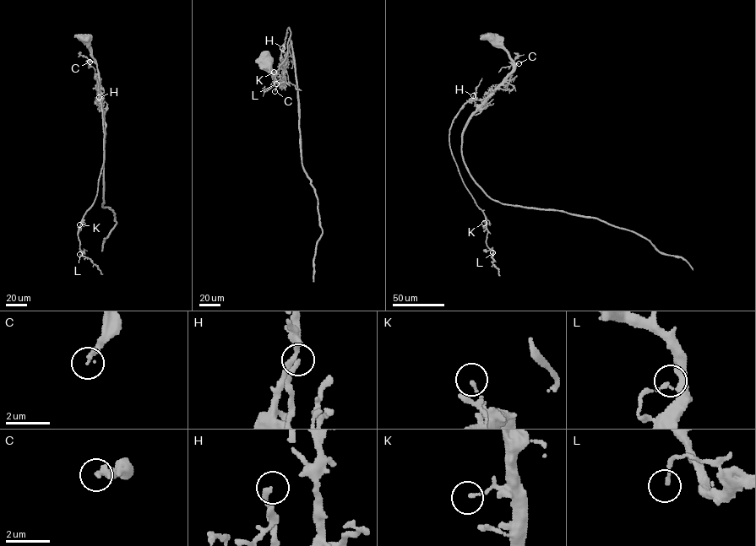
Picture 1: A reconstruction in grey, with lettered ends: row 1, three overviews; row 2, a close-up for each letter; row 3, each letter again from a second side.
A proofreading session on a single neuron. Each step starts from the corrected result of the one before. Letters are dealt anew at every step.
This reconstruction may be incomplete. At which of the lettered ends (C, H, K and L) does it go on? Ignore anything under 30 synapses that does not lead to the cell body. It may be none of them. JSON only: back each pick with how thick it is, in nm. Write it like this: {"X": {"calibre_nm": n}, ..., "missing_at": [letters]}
{"C": {"calibre_nm": 170}, "missing_at": ["C"]}

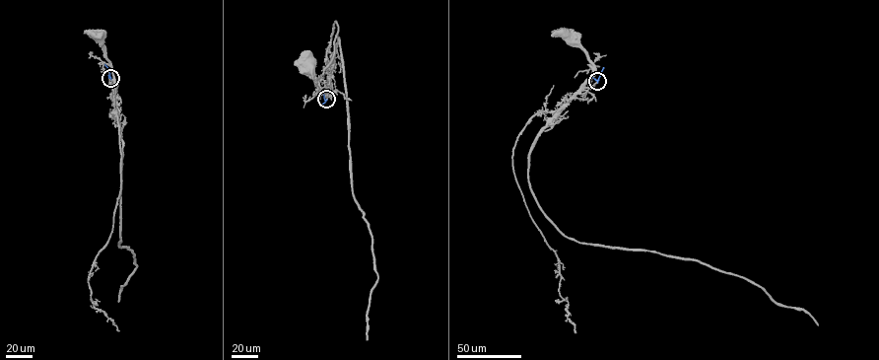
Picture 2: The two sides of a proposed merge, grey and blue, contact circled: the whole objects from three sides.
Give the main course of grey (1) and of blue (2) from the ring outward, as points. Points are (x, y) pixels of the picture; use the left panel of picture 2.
1: (111, 78), (113, 85), (110, 62), (102, 46), (102, 36), (99, 32), (98, 35)
2: (111, 78), (104, 64)

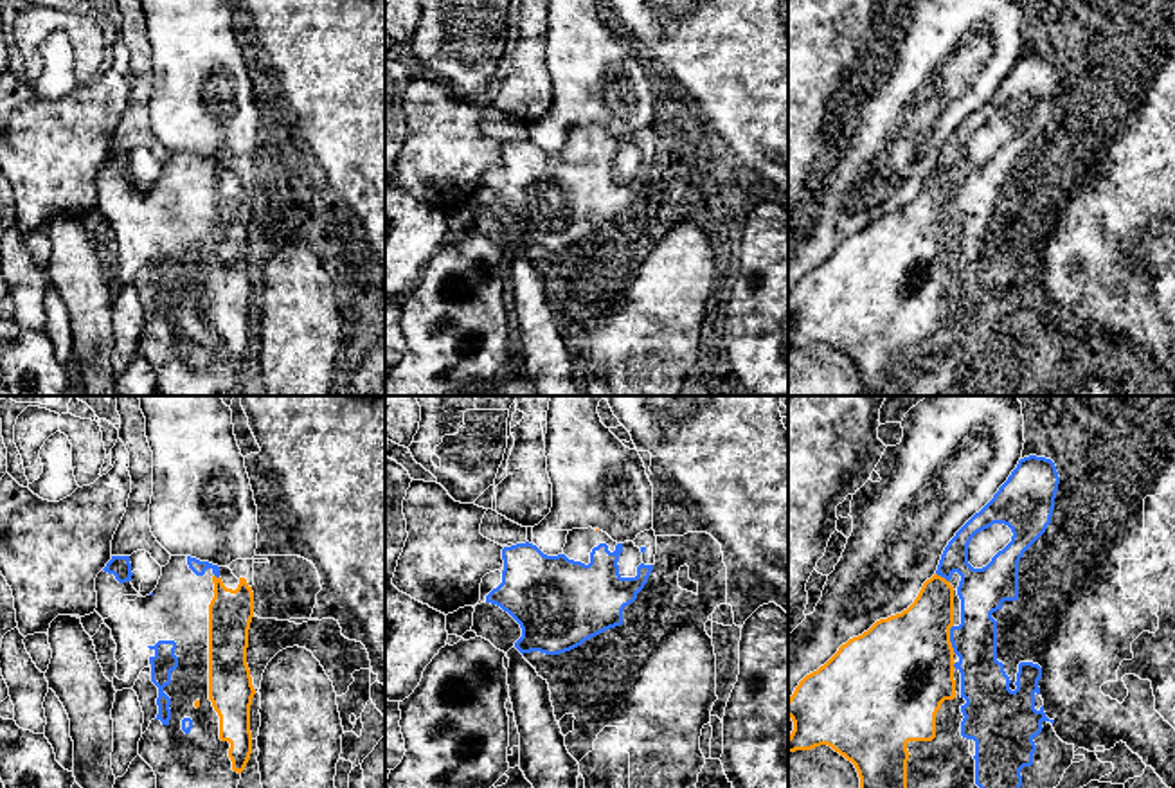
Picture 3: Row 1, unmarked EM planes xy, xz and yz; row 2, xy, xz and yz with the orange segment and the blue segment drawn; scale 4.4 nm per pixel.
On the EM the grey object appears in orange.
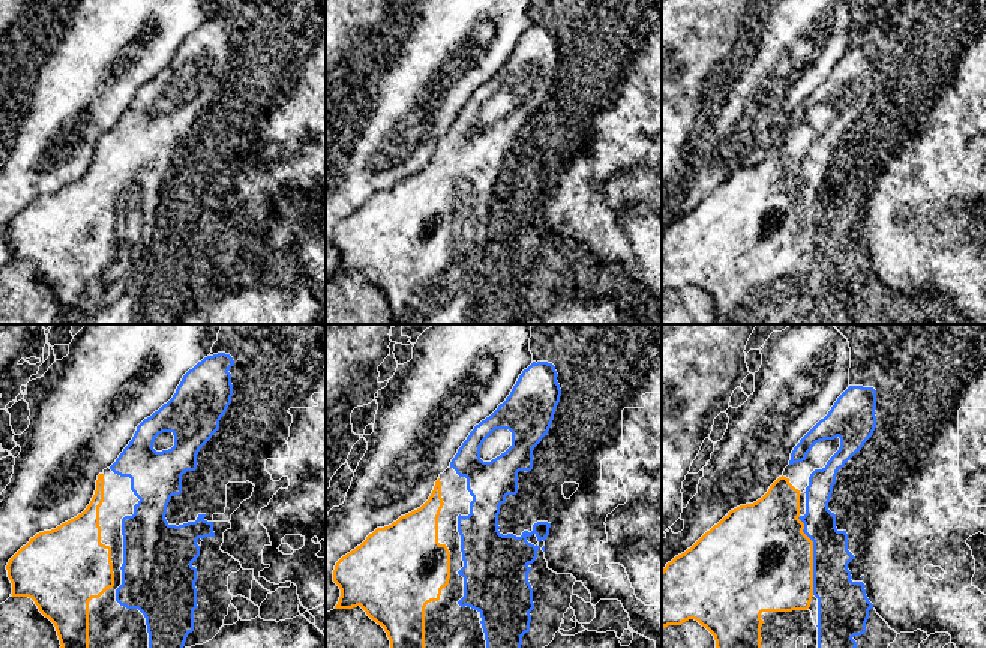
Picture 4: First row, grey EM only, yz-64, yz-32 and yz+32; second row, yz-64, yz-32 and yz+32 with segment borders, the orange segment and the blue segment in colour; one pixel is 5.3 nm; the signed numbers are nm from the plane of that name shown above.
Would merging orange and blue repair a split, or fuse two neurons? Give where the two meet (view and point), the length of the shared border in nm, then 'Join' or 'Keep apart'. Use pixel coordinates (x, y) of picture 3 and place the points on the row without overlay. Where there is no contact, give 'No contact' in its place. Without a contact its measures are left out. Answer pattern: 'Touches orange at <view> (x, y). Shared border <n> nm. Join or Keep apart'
Touches orange at yz (949, 236). Shared border 140 nm. Join

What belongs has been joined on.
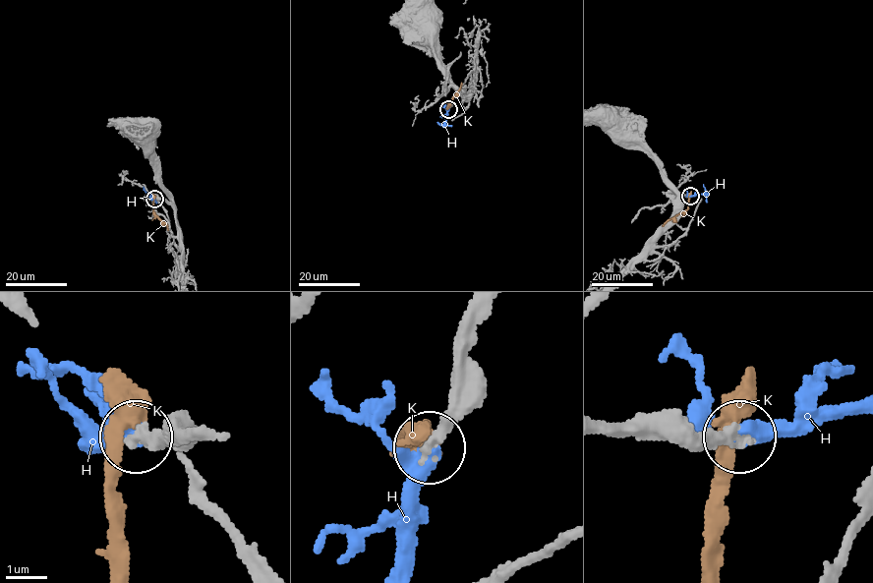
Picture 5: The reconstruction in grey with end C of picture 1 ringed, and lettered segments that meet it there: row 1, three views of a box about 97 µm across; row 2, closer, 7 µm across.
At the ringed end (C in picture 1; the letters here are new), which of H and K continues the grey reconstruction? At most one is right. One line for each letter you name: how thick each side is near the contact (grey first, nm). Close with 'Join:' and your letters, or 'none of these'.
H: Thickness 320 nm (grey) against 320 nm
Join: H

